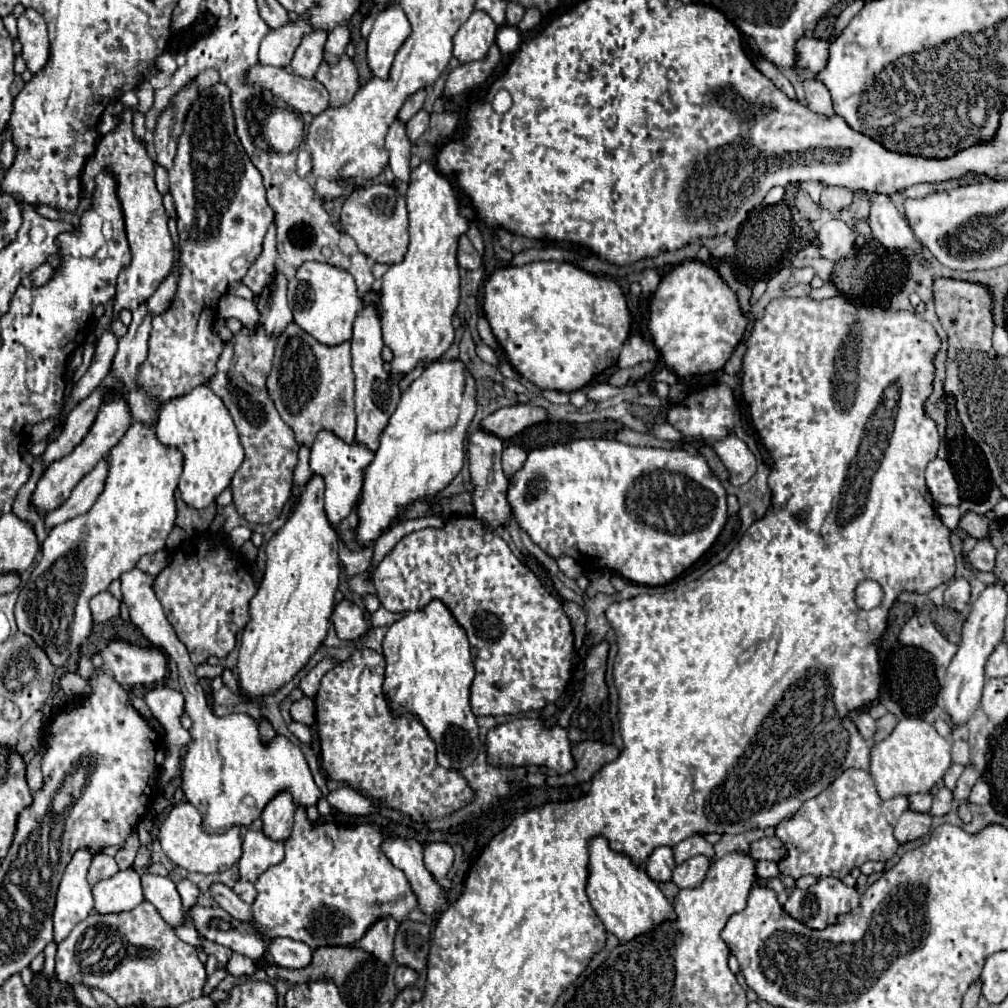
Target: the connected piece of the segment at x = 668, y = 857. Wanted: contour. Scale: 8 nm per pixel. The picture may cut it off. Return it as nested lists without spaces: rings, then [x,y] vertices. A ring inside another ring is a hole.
[[[658,847],[646,861],[646,873],[656,883],[672,881],[674,867],[676,867],[676,863],[674,863],[670,847]]]

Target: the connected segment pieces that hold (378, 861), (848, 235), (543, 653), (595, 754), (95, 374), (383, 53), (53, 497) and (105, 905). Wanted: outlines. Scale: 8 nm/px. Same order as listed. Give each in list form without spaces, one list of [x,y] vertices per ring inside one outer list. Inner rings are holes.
[[[298,807],[294,831],[284,845],[286,847],[284,861],[270,867],[256,881],[258,897],[252,903],[252,915],[258,925],[256,929],[236,921],[222,907],[192,905],[186,911],[186,917],[192,921],[192,925],[204,939],[216,941],[254,961],[264,955],[266,939],[272,939],[272,937],[290,937],[306,943],[310,949],[318,949],[324,945],[354,947],[376,919],[392,915],[396,921],[404,921],[406,915],[418,907],[418,897],[414,895],[406,875],[400,869],[396,869],[380,851],[382,839],[384,835],[370,823],[364,823],[352,829],[336,827],[334,823],[310,823],[306,819],[304,807]]]
[[[832,219],[824,223],[820,231],[816,233],[820,257],[830,259],[830,261],[848,257],[854,249],[854,239],[856,239],[854,231],[840,219]]]
[[[456,515],[456,517],[450,517],[440,529],[426,527],[426,529],[420,529],[420,531],[414,531],[414,533],[402,537],[396,543],[396,547],[378,565],[378,569],[374,573],[374,587],[376,587],[376,597],[380,599],[380,605],[384,609],[392,611],[392,613],[420,611],[422,607],[426,607],[426,603],[430,603],[430,599],[440,599],[442,603],[446,603],[446,607],[450,609],[450,613],[454,615],[458,625],[466,631],[468,641],[470,641],[472,661],[474,661],[474,667],[476,667],[476,679],[470,687],[470,705],[472,705],[472,711],[474,711],[476,717],[478,715],[516,715],[516,713],[522,713],[522,711],[544,709],[548,703],[554,703],[562,695],[562,691],[564,691],[564,687],[570,679],[570,657],[572,657],[572,645],[574,645],[570,621],[562,611],[562,603],[560,603],[558,597],[548,593],[548,589],[540,583],[540,579],[524,563],[520,563],[520,559],[510,551],[506,541],[502,541],[494,531],[484,527],[484,521],[480,521],[478,517]]]
[[[582,741],[572,747],[572,755],[576,759],[576,769],[574,773],[566,775],[548,776],[548,785],[552,787],[571,786],[576,783],[586,783],[590,777],[602,769],[602,765],[614,761],[620,751],[612,743],[602,743],[602,741]]]
[[[104,331],[98,345],[96,345],[96,353],[94,353],[90,369],[84,373],[84,377],[72,389],[72,399],[74,401],[82,401],[84,397],[88,397],[100,385],[100,381],[108,375],[114,353],[116,353],[116,347],[118,347],[116,335],[112,331]]]
[[[398,5],[386,7],[368,35],[368,67],[380,79],[388,77],[396,51],[410,35],[410,23]]]
[[[110,393],[110,395],[108,395],[108,403],[102,405],[102,409],[100,409],[100,413],[98,413],[98,417],[96,417],[96,421],[94,421],[90,433],[84,437],[84,441],[82,441],[70,455],[66,455],[66,457],[62,457],[62,459],[58,459],[58,461],[54,461],[54,463],[48,465],[48,469],[46,469],[44,475],[40,477],[36,489],[34,489],[32,497],[30,497],[30,505],[32,505],[38,513],[42,513],[42,515],[44,515],[44,513],[50,513],[50,511],[54,511],[54,509],[58,509],[58,507],[70,497],[70,493],[72,493],[72,489],[78,485],[78,481],[80,481],[86,473],[90,473],[90,471],[94,469],[94,465],[96,465],[104,455],[108,455],[110,449],[124,437],[128,425],[130,425],[130,411],[128,411],[126,397],[116,395],[116,393]]]
[[[134,869],[118,871],[114,877],[100,881],[92,889],[96,913],[122,913],[132,911],[144,901],[140,877]]]

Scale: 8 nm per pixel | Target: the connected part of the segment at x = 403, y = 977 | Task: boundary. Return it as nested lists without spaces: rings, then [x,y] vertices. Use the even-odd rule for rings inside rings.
[[[398,967],[394,979],[396,979],[396,987],[398,989],[404,989],[404,987],[410,987],[410,985],[416,983],[418,973],[414,969],[410,969],[410,967]]]

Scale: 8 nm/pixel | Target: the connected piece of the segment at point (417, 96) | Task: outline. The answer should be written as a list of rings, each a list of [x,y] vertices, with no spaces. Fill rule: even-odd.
[[[418,91],[418,93],[414,93],[414,95],[410,95],[410,97],[406,99],[404,107],[402,107],[400,113],[398,113],[398,121],[400,121],[402,125],[404,125],[408,119],[412,119],[412,117],[422,109],[424,97],[426,97],[426,93],[424,93],[424,91]]]

